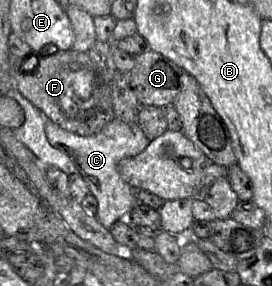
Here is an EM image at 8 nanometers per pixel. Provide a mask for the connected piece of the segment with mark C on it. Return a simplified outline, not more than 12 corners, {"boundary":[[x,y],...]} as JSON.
{"boundary":[[45,117],[109,230],[127,219],[136,190],[117,164],[150,143],[137,121],[115,118],[80,136]]}

